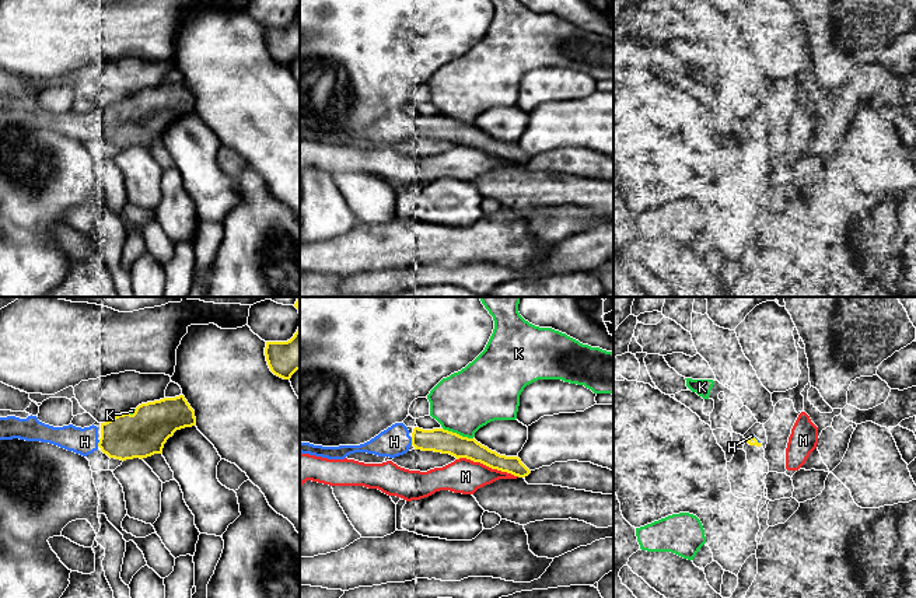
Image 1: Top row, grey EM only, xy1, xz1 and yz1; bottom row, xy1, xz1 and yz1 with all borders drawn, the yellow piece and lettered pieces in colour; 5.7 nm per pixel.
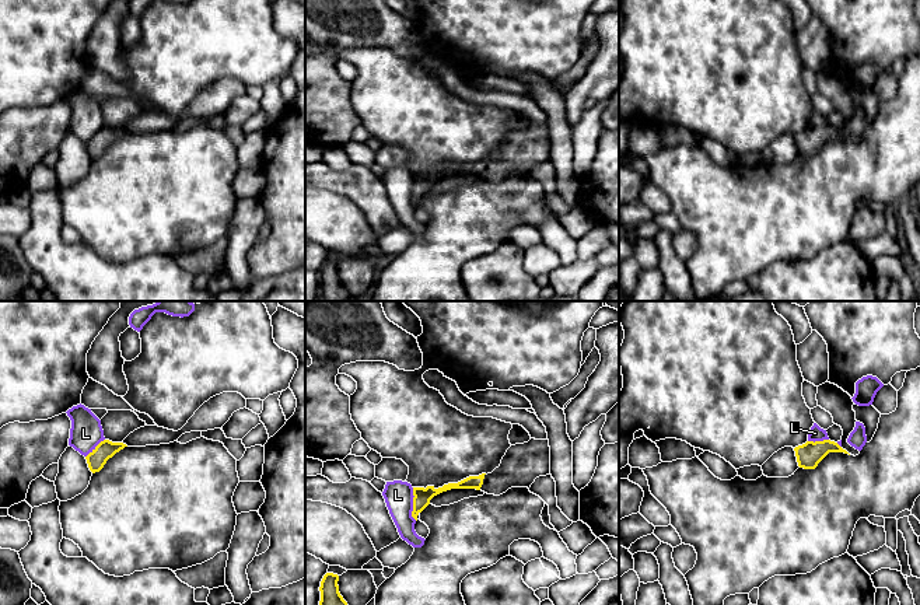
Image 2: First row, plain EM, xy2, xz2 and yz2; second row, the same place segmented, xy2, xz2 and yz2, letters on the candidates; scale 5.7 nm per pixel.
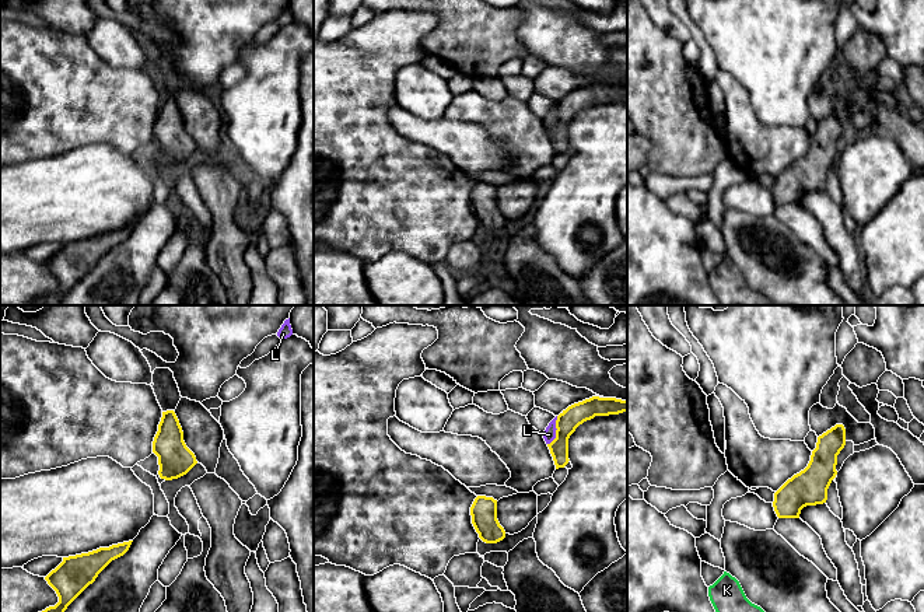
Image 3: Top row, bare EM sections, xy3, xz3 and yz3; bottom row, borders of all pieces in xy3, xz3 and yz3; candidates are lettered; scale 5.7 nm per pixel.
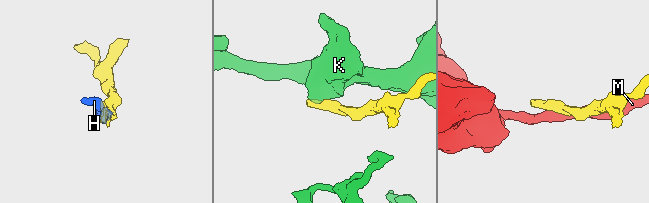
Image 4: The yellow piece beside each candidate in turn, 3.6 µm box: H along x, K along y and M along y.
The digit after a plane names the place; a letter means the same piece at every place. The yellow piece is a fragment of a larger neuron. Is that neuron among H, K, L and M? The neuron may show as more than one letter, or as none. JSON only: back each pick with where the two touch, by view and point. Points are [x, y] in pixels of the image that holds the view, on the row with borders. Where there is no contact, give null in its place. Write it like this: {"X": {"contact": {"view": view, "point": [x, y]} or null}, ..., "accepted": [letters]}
{"H": {"contact": {"view": "xz1", "point": [412, 441]}}, "accepted": ["H"]}

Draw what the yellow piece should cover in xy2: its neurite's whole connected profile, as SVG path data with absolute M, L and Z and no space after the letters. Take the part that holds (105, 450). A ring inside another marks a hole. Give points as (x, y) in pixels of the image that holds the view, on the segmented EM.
M109 440L101 441L87 457L88 468L92 473L99 472L106 461L116 452L127 447L123 443L112 443Z

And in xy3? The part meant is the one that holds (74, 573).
M132 542L63 557L63 562L45 577L48 584L56 591L59 602L42 612L64 612L112 560L129 550Z

